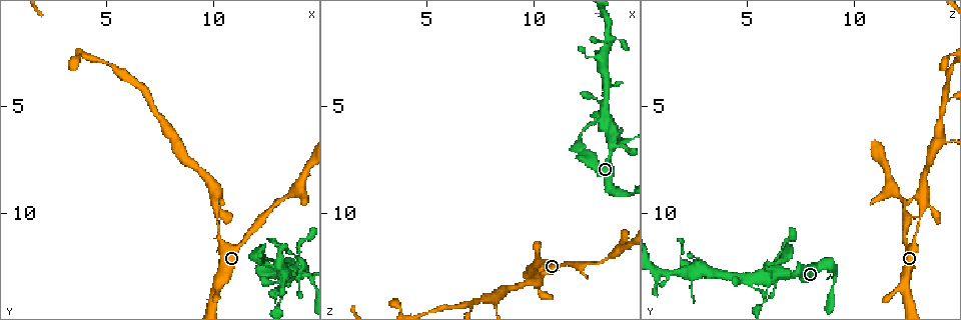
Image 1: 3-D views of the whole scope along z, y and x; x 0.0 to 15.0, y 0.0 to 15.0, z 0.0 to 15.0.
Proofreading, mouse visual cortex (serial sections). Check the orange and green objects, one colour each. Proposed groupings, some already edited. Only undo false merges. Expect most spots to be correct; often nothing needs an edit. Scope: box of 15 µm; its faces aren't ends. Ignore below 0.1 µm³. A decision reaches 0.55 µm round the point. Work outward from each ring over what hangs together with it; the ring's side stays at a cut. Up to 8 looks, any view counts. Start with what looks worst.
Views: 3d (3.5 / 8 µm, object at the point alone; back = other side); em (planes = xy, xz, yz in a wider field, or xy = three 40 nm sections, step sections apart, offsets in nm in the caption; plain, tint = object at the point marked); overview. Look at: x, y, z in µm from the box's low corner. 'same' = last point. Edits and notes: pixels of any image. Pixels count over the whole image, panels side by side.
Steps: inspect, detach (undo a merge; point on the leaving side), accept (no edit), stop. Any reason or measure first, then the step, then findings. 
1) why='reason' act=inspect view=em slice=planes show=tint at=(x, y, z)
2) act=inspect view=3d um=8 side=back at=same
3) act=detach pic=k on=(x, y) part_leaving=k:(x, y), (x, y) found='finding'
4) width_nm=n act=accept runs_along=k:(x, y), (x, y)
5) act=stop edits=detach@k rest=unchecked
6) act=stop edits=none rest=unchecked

why='three-way junction' act=inspect view=3d um=3.5 side=back at=(7.1, 4.6, 14.4)

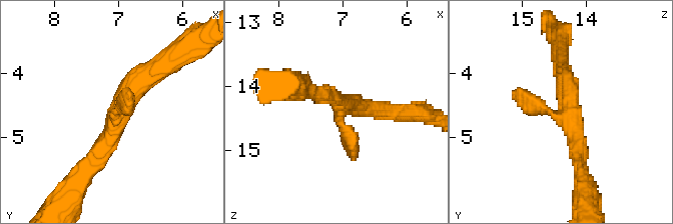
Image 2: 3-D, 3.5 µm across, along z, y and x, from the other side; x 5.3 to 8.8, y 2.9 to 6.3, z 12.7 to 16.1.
arms=3 arm_widths_nm=200,250,300 act=inspect view=em slice=xy step=2 show=tint at=(7.00, 4.65, 14.25)

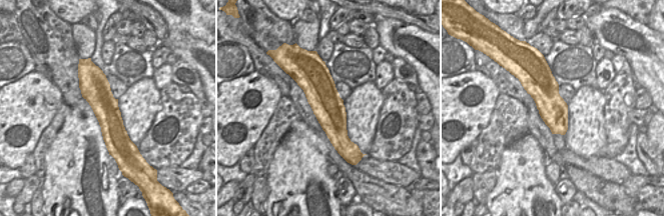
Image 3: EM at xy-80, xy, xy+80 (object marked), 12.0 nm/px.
act=inspect view=em slice=xy step=1 show=tint at=same

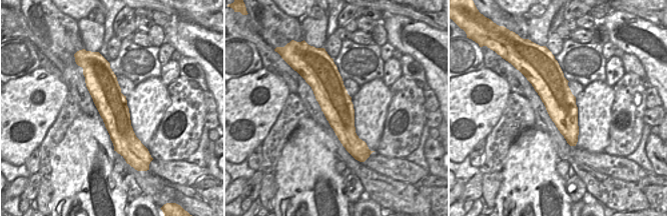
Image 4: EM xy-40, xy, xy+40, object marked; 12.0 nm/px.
width_nm=380 act=accept runs_along=2:(85, 172), (122, 101), (159, 71) found='all the same cell'

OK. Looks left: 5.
why='thin arm on a thick one' act=inspect view=3d um=3.5 side=back at=(13.1, 12.8, 5.7)

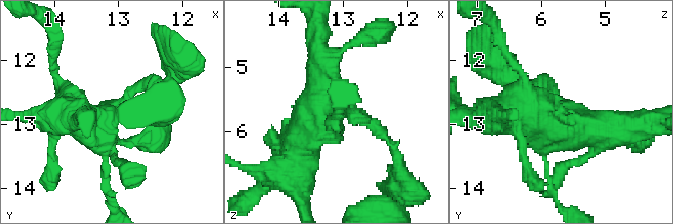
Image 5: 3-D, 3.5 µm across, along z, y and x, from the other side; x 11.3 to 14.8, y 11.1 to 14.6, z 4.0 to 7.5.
why='shape alone is not enough' act=inspect view=em slice=xy step=1 show=tint at=(13.15, 12.75, 5.75)

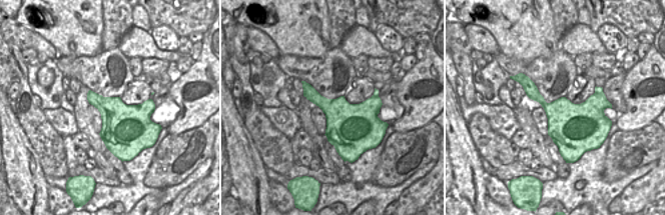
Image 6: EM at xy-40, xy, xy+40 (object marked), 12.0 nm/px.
act=accept runs_along=5:(294, 181), (321, 58) found='continuous, no second cell'

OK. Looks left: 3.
why='side arm on a straight run' act=inspect view=3d um=8 at=(13.5, 12.7, 1.9)

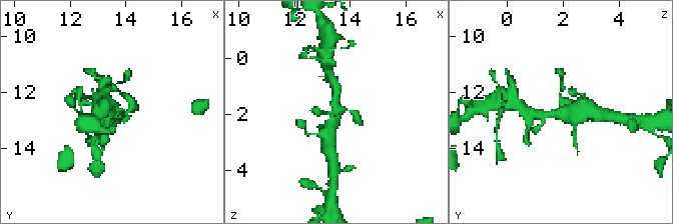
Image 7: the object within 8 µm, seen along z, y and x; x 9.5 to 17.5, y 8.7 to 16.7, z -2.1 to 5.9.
why='closer look' act=inspect view=3d um=3.5 side=back at=(13.6, 12.8, 1.9)

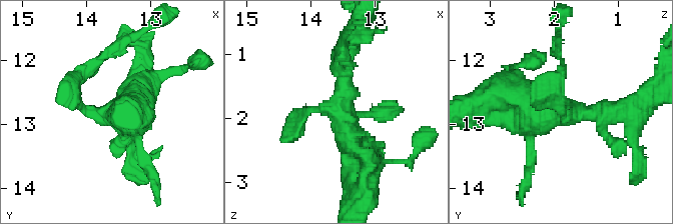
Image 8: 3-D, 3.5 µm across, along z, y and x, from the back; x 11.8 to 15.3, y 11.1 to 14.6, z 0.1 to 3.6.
arms=3 arm_widths_nm=150,300,500 why='need the tissue' act=inspect view=em slice=planes show=tint at=(13.50, 12.75, 1.90)

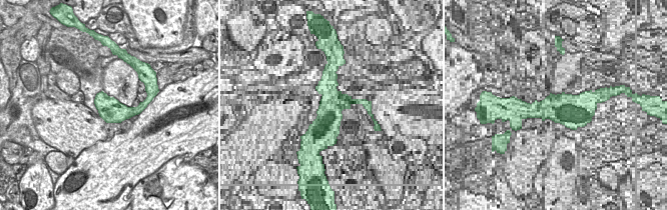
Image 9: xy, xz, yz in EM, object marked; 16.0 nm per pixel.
act=accept runs_along=8:(504, 96), (537, 111), (627, 111) found='all the same cell'

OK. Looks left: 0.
act=stop edits=none rest=unchecked

